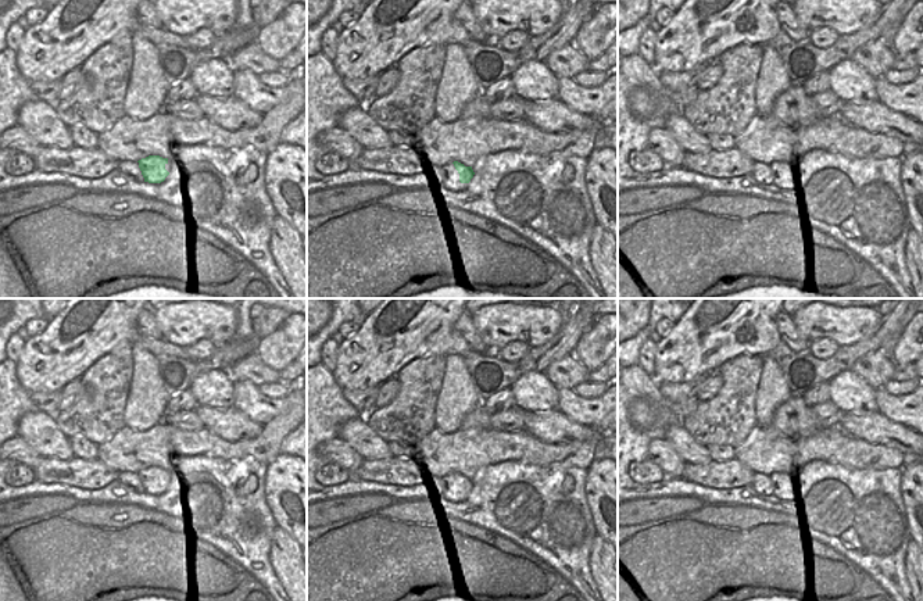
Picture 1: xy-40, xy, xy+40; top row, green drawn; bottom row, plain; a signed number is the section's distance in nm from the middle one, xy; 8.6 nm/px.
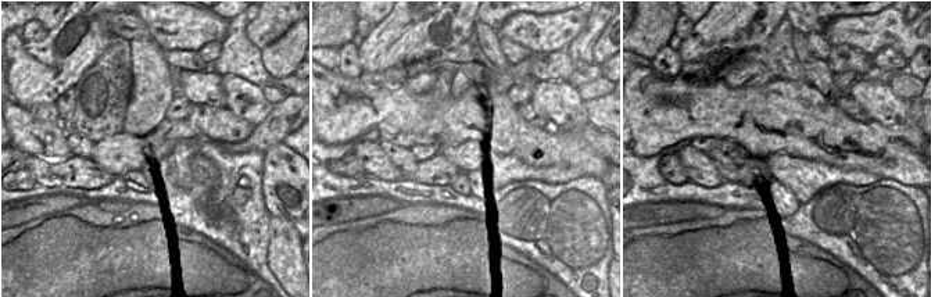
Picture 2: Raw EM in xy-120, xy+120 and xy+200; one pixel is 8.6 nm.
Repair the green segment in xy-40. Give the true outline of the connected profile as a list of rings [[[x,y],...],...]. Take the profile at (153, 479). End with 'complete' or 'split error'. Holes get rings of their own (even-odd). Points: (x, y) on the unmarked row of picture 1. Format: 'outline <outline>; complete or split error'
outline [[[149,466],[146,469],[139,471],[137,473],[144,493],[161,494],[169,486],[169,483],[165,480],[168,469],[162,469],[160,466]]]; complete

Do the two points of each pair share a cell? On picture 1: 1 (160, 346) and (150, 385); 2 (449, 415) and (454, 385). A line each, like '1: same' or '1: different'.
1: different
2: same

